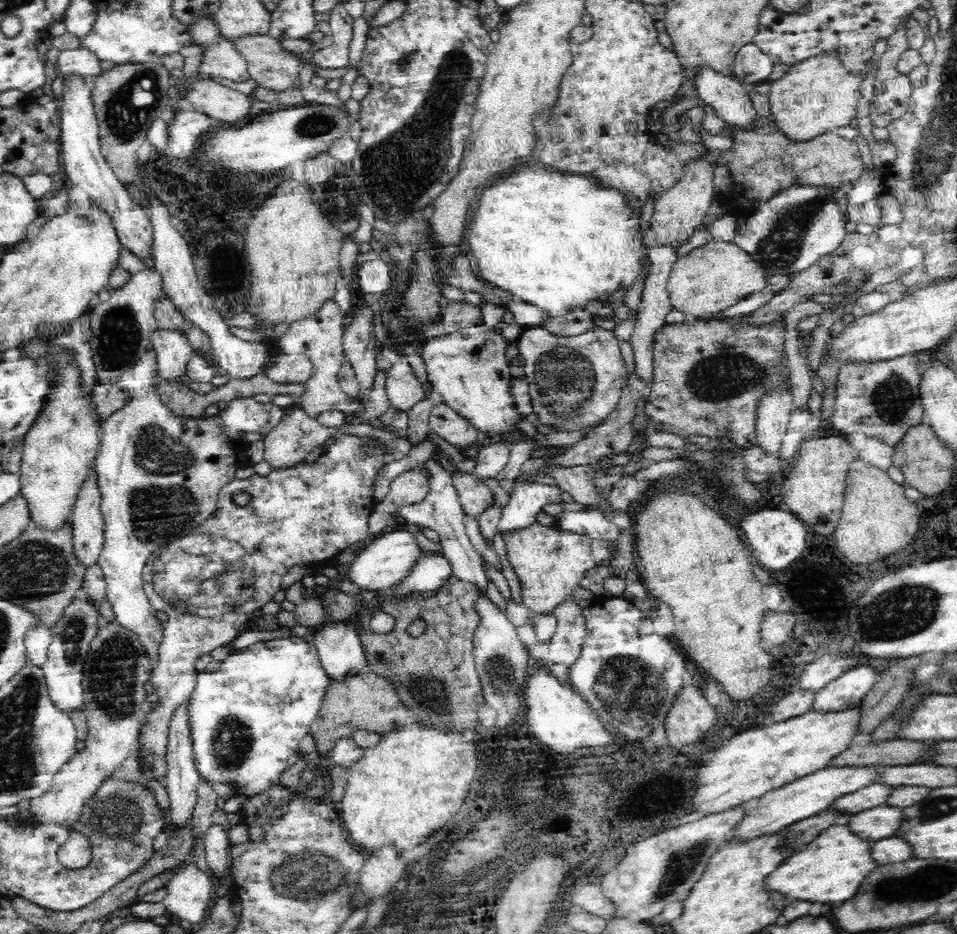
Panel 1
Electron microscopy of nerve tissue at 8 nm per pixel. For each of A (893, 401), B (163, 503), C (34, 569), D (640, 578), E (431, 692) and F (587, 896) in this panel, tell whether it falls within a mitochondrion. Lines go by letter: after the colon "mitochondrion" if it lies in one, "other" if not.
A: mitochondrion
B: mitochondrion
C: mitochondrion
D: other
E: mitochondrion
F: other

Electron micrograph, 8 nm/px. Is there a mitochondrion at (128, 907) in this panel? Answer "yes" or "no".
no

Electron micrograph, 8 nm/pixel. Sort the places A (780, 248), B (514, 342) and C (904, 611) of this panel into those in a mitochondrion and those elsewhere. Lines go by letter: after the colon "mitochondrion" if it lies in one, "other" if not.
A: mitochondrion
B: other
C: mitochondrion

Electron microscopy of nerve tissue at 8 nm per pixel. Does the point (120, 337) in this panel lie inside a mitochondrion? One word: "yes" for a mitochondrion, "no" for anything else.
yes

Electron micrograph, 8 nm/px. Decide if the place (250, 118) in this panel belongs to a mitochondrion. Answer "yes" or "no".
no

